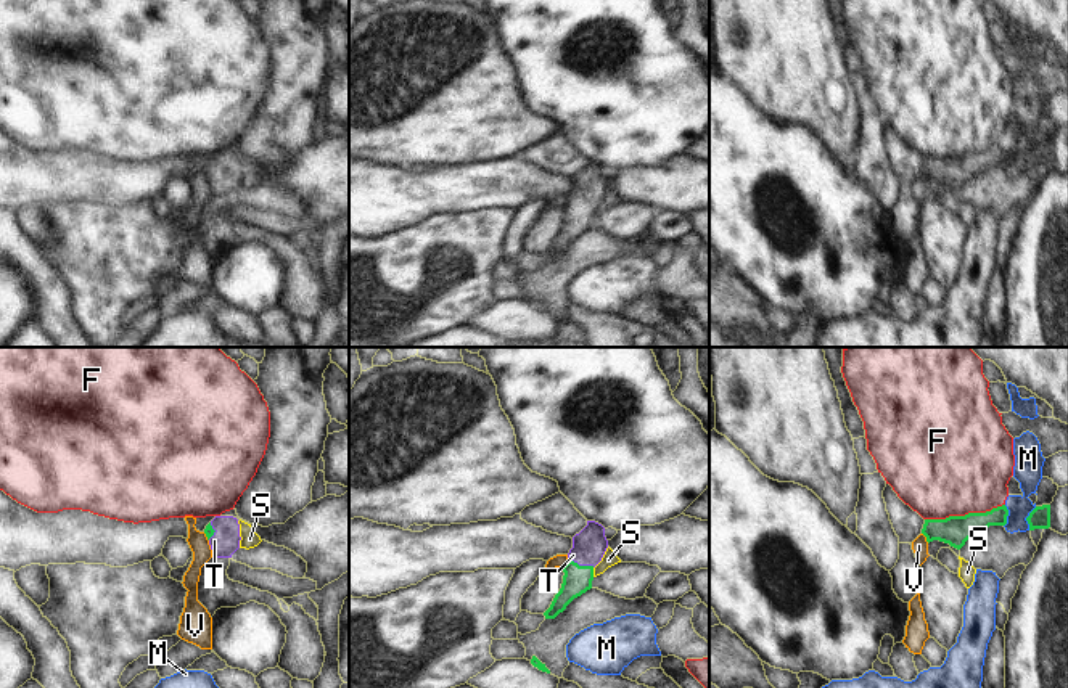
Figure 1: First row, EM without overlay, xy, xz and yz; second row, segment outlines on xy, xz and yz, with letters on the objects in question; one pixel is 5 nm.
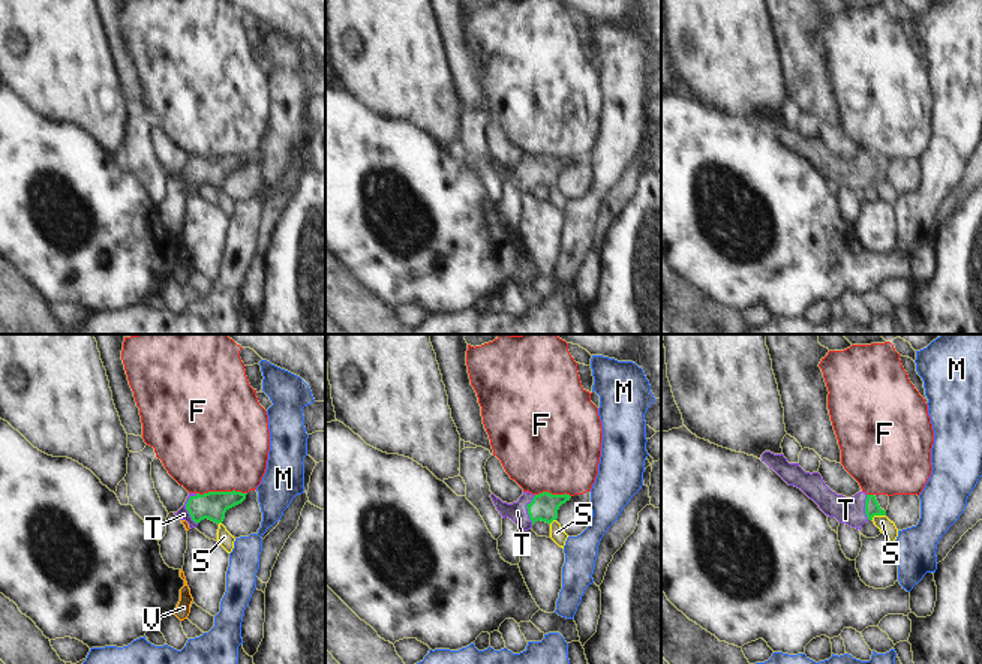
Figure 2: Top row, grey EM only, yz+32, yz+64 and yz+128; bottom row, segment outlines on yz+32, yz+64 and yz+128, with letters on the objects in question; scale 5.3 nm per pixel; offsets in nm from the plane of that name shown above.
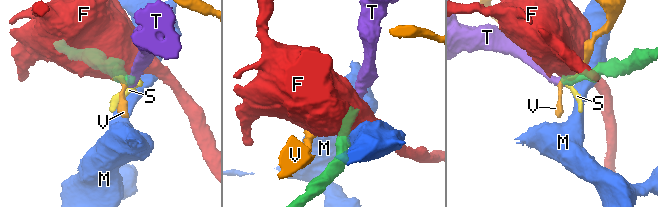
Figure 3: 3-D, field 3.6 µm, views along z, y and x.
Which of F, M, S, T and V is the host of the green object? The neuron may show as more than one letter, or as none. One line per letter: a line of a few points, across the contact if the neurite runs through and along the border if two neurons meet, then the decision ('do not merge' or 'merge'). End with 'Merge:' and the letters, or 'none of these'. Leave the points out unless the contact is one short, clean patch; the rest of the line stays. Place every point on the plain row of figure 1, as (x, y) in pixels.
F: yz (1004, 143), (985, 151), (925, 159) | do not merge
M: yz (1036, 147), (1026, 158), (1028, 169) | do not merge
S: xz (592, 208), (594, 216) | do not merge
T: xz (578, 219), (581, 206), (589, 185) | merge
V: yz (922, 172), (928, 182) | do not merge
Merge: T

